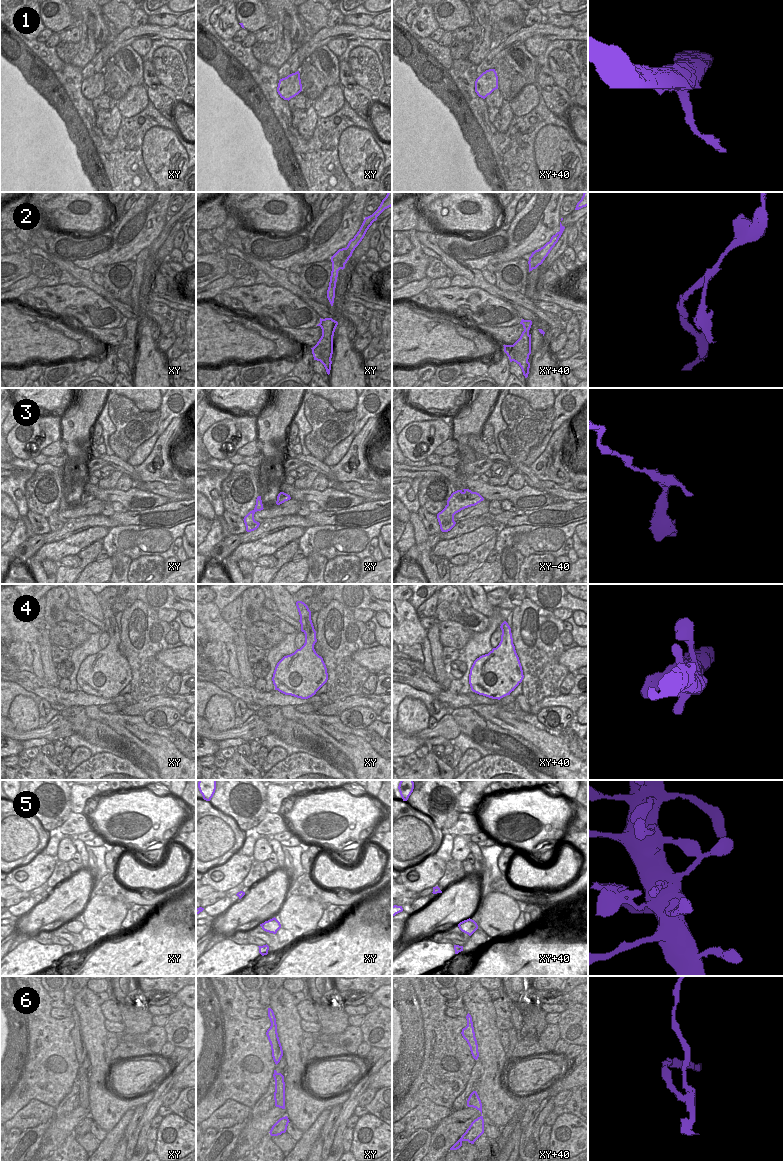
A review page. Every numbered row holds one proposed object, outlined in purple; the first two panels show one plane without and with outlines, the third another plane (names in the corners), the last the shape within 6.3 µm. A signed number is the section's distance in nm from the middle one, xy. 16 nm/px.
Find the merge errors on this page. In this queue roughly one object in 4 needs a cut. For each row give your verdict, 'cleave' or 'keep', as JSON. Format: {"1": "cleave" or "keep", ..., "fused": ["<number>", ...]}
{"1": "cleave", "2": "cleave", "3": "keep", "4": "keep", "5": "keep", "6": "cleave", "fused": ["1", "2", "6"]}

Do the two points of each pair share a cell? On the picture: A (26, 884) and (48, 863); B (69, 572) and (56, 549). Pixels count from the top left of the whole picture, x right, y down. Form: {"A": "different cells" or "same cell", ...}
{"A": "same cell", "B": "different cells"}

